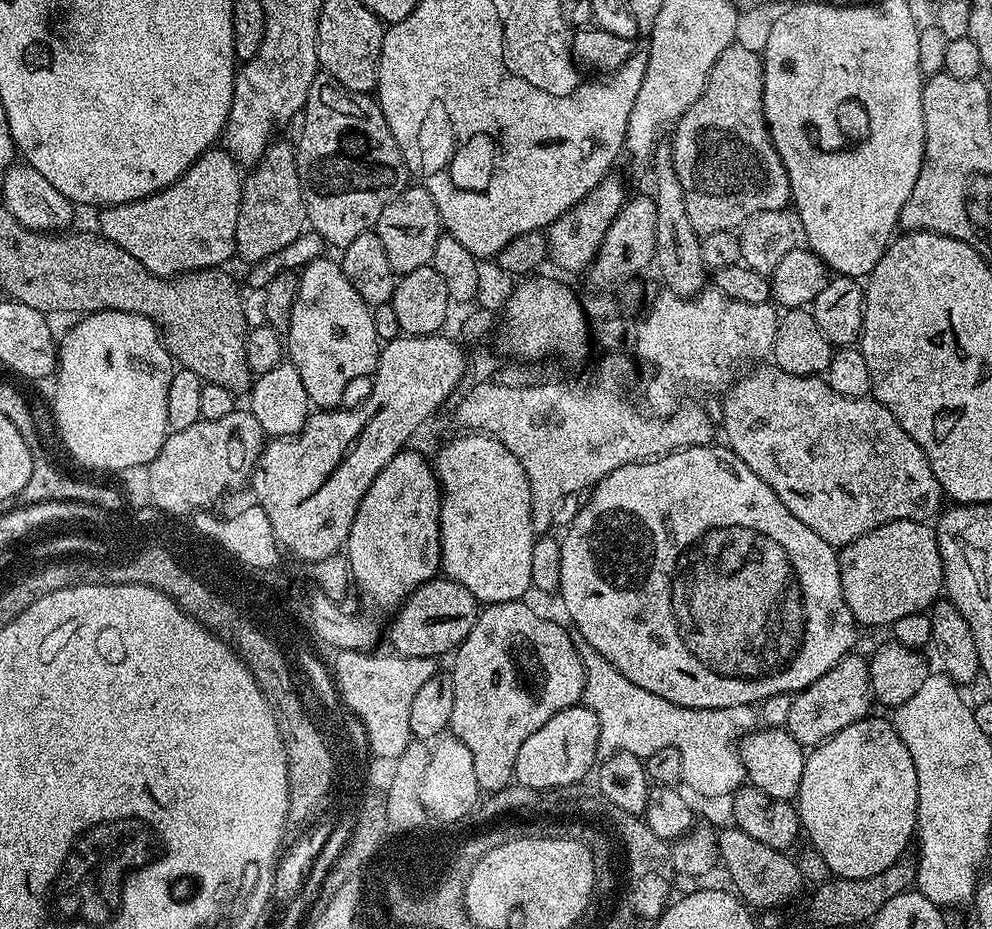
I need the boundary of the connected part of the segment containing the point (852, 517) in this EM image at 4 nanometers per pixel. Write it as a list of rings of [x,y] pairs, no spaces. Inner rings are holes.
[[[771,362],[753,368],[756,369],[752,376],[741,380],[739,377],[723,393],[724,436],[728,439],[725,441],[733,454],[742,458],[782,498],[782,506],[802,526],[810,526],[818,538],[839,550],[888,521],[925,521],[939,513],[944,500],[940,483],[922,448],[903,430],[890,410],[874,398],[846,398],[846,394],[830,390],[827,379],[819,376],[786,374],[786,370]]]

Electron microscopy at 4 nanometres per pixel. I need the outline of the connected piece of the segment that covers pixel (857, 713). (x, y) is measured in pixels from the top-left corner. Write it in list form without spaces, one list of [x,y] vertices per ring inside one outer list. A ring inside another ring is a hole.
[[[849,654],[842,657],[833,668],[826,670],[826,674],[822,674],[822,678],[818,678],[818,682],[806,686],[792,696],[786,730],[801,746],[821,744],[823,740],[838,734],[838,730],[869,715],[868,707],[873,707],[874,701],[868,677],[868,661],[863,655],[861,657],[856,655]]]

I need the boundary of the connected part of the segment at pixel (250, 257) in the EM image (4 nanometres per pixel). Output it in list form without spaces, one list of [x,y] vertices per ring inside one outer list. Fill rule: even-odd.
[[[279,140],[269,144],[263,158],[249,171],[253,172],[243,177],[244,197],[238,212],[235,255],[241,256],[248,266],[283,252],[309,227],[302,186],[298,182],[296,149],[291,143]]]

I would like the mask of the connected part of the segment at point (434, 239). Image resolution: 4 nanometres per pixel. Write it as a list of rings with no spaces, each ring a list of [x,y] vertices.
[[[409,186],[388,203],[386,210],[382,210],[374,231],[378,238],[382,238],[386,258],[390,258],[390,266],[397,274],[427,268],[432,263],[435,247],[442,235],[438,206],[434,206],[434,198],[430,198],[425,188]]]

